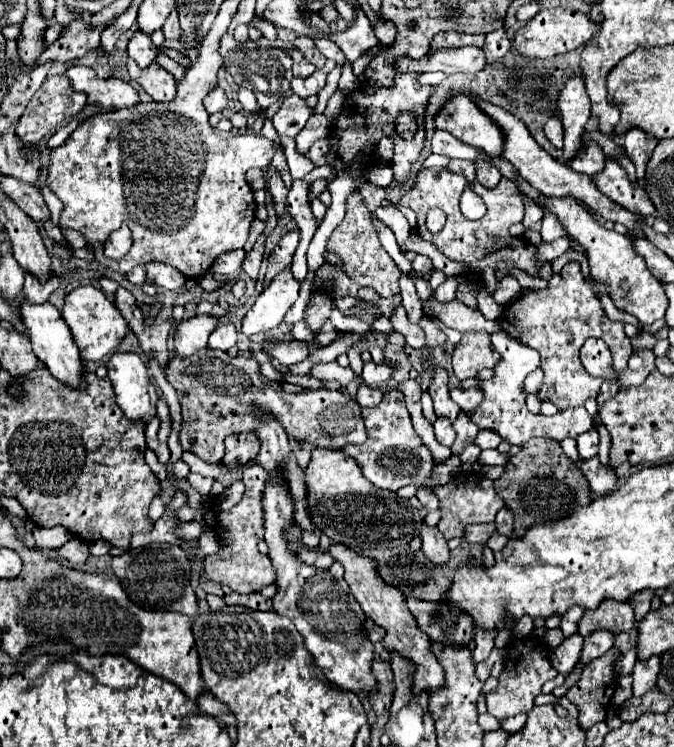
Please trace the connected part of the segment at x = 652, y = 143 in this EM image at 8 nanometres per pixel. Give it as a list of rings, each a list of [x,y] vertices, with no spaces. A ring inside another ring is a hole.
[[[630,129],[624,135],[624,149],[626,155],[630,157],[630,161],[636,165],[636,177],[638,181],[644,179],[644,171],[646,171],[646,163],[652,155],[656,147],[656,139],[650,137],[648,133],[644,133],[642,129]]]

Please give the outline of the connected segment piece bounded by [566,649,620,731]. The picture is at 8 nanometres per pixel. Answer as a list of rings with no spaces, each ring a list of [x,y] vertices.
[[[610,649],[606,655],[590,661],[582,671],[580,681],[566,693],[566,697],[578,707],[578,725],[582,731],[588,731],[592,725],[606,719],[616,687],[612,667],[618,657],[620,653]]]

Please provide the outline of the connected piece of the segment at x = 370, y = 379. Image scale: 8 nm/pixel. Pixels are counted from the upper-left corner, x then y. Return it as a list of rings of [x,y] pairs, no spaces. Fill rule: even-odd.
[[[366,363],[364,365],[364,371],[362,371],[362,379],[368,383],[368,385],[380,385],[384,381],[388,381],[392,377],[394,369],[388,365],[388,363],[382,363],[382,365],[376,365],[376,363]]]

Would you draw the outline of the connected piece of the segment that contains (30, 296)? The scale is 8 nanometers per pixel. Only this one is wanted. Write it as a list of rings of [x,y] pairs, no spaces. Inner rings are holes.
[[[54,271],[54,277],[50,277],[50,281],[46,281],[46,285],[42,285],[36,277],[30,277],[30,273],[26,273],[26,283],[24,283],[22,295],[30,303],[44,303],[44,301],[48,301],[50,293],[54,289],[58,289],[58,285],[60,285],[60,273],[56,273],[56,271]]]

